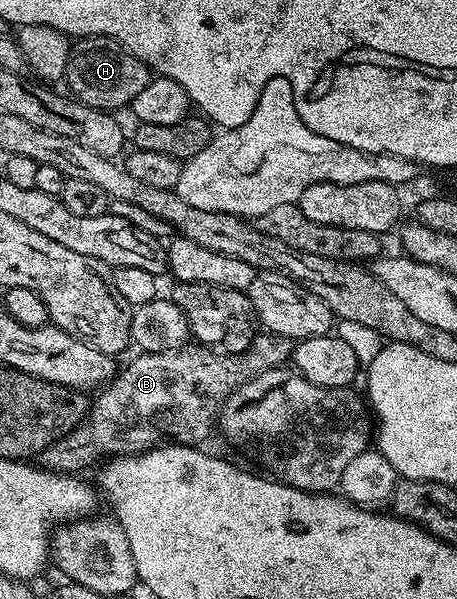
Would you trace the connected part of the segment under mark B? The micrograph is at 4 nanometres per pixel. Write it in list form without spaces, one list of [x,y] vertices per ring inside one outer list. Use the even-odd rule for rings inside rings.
[[[263,331],[256,335],[253,343],[243,353],[219,352],[198,343],[188,343],[180,349],[170,349],[164,353],[140,352],[139,357],[133,358],[124,369],[122,366],[116,372],[106,388],[98,394],[100,397],[90,402],[87,418],[71,429],[69,435],[65,435],[60,441],[54,441],[39,453],[37,464],[49,473],[79,475],[84,472],[82,469],[89,468],[94,461],[126,457],[136,451],[154,449],[164,442],[202,446],[211,429],[213,433],[216,428],[219,411],[228,395],[249,379],[270,369],[286,366],[295,347],[296,342],[291,338],[276,337],[273,333]]]

